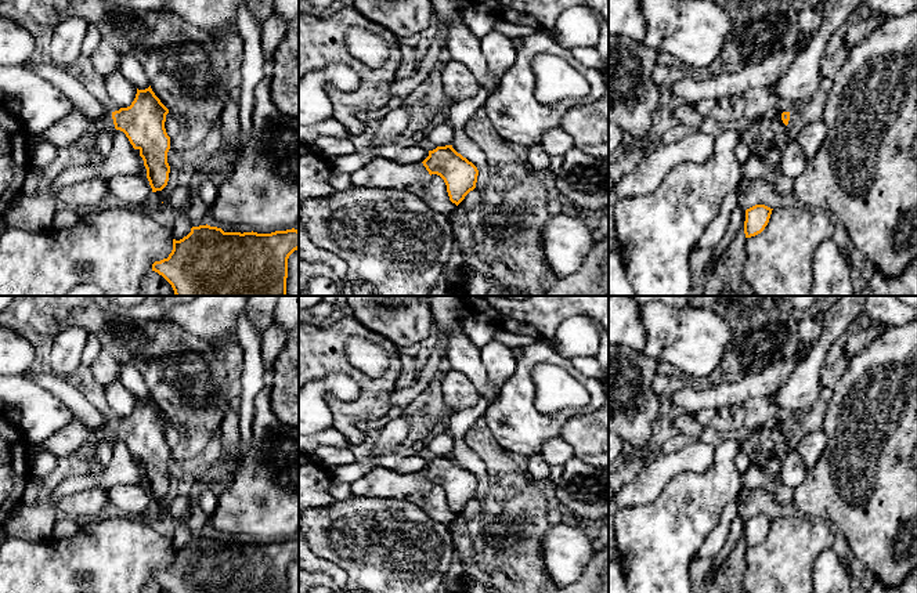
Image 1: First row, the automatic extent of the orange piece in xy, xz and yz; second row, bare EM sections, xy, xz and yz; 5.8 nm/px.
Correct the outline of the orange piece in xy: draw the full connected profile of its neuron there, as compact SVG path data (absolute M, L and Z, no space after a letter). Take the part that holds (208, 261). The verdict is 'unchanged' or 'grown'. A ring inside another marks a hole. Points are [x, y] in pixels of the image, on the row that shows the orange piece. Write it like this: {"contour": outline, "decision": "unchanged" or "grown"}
{"contour": "M210 225L192 227L180 241L173 239L167 258L155 261L152 271L162 275L176 296L286 296L288 258L299 249L299 231L271 234L224 232Z", "decision": "unchanged"}

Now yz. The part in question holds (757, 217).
{"contour": "M755 205L745 210L745 221L744 221L745 238L755 236L765 229L765 227L769 223L772 210L773 209L765 205Z", "decision": "unchanged"}

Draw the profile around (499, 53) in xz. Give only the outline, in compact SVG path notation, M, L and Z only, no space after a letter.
M495 29L480 39L480 47L494 77L501 77L516 61L513 40Z

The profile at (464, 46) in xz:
M450 21L447 28L445 47L451 54L451 59L466 65L476 76L480 87L492 94L501 77L494 77L487 66L487 61L480 47L480 40L472 33L465 21Z

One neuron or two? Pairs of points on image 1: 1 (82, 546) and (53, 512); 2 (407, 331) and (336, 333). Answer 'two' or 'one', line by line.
1: two
2: two

